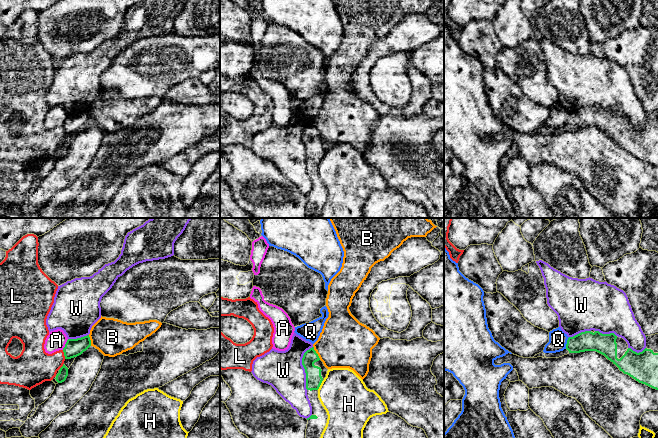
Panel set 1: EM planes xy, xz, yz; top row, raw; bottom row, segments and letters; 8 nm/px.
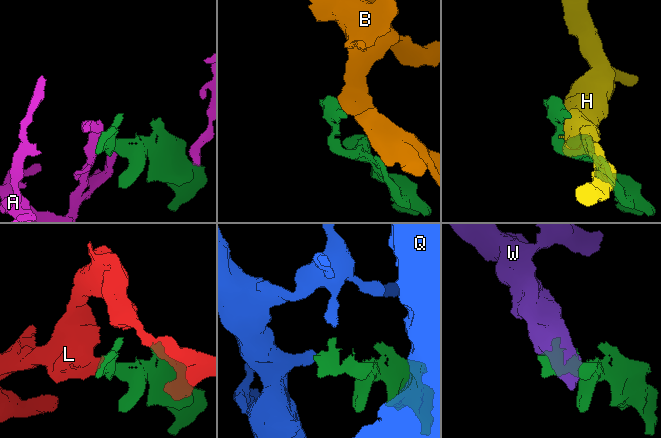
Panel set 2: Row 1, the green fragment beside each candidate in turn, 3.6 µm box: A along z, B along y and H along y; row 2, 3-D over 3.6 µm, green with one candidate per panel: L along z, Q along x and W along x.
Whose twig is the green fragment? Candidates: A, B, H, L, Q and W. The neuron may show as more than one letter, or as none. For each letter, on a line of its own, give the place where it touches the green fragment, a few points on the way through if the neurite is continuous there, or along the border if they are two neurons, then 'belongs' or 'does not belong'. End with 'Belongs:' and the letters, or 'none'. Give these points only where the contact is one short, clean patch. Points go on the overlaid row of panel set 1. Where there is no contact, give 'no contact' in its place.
A: meets green in xy at (65, 344); does not belong
B: meets green in xz at (316, 353); border along xz (313, 346), (320, 359); does not belong
H: meets green in xz at (320, 384); does not belong
L: meets green in xy at (64, 354); border along xy (62, 350), (65, 358); does not belong
Q: meets green in yz at (567, 343); belongs
W: meets green in xz at (303, 366); does not belong
Belongs: Q

